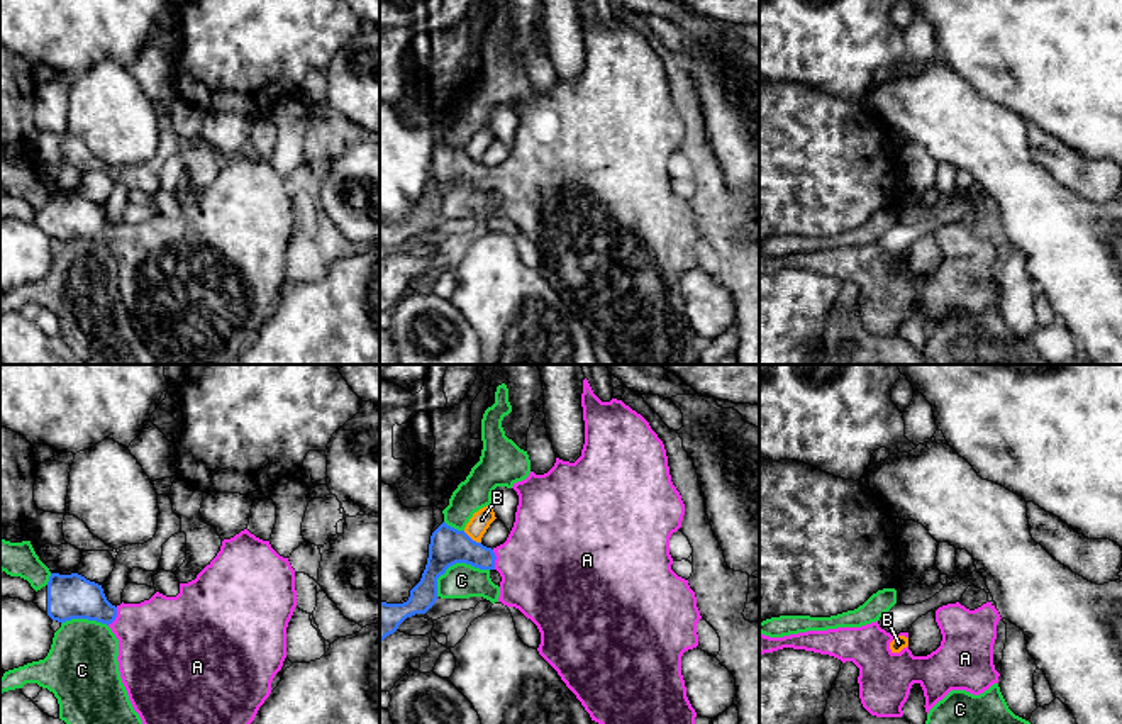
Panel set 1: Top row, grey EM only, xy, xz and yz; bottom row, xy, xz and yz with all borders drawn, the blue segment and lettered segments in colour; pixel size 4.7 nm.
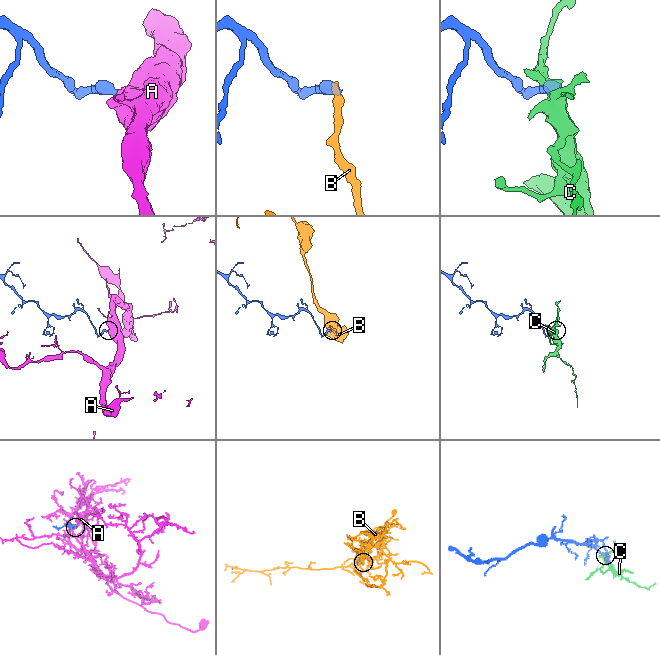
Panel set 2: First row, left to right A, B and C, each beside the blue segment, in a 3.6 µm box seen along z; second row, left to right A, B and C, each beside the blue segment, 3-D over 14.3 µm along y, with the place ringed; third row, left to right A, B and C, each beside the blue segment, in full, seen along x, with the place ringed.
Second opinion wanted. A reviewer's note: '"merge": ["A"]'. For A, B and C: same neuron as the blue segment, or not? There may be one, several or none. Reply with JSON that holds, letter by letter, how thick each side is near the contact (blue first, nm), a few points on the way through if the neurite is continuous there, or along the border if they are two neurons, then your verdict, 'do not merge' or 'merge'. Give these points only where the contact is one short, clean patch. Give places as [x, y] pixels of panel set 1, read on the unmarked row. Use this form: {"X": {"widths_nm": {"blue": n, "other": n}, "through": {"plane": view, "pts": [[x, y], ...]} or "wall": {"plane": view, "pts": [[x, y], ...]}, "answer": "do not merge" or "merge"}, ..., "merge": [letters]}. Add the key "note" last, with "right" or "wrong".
{"A": {"widths_nm": {"blue": 200, "other": 420}, "through": {"plane": "xy", "pts": [[72, 216], [116, 236], [153, 253], [161, 261]]}, "answer": "merge"}, "B": {"widths_nm": {"blue": 180, "other": 90}, "wall": {"plane": "xz", "pts": [[463, 151], [480, 163]]}, "answer": "do not merge"}, "C": {"widths_nm": {"blue": 180, "other": 170}, "answer": "do not merge"}, "merge": ["A"], "note": "right"}

